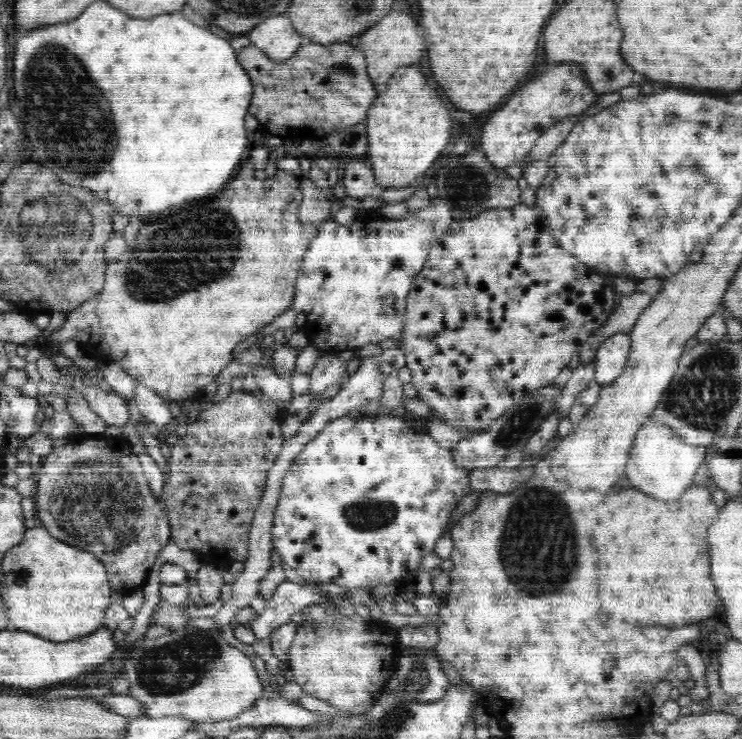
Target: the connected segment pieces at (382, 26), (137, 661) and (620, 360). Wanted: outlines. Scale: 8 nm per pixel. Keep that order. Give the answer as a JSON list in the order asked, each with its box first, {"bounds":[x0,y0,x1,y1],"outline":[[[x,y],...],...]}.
[{"bounds":[359,10,426,84],"outline":[[[393,10],[388,16],[384,16],[384,20],[380,20],[380,24],[376,23],[360,34],[359,48],[367,61],[368,76],[374,84],[387,84],[398,68],[416,64],[424,56],[426,46],[422,36],[418,34],[418,28],[418,22],[414,22],[408,12]]]},{"bounds":[123,626,265,723],"outline":[[[188,626],[153,640],[144,635],[130,657],[124,659],[123,676],[130,682],[128,694],[143,703],[143,716],[148,718],[181,716],[198,723],[226,720],[250,708],[265,692],[256,670],[250,664],[250,658],[232,648],[217,628],[202,630]]]},{"bounds":[594,332,631,384],"outline":[[[618,332],[608,336],[596,350],[594,381],[598,384],[612,384],[626,366],[631,351],[631,337],[628,332]]]}]

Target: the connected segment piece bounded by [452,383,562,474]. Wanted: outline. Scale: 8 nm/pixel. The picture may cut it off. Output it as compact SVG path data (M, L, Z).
M552 385L537 388L526 395L518 404L514 404L500 418L496 418L491 426L484 432L470 434L456 443L452 449L455 464L460 468L466 468L470 474L471 471L478 468L490 468L490 466L500 466L502 461L510 459L510 454L521 452L529 438L540 428L540 424L554 412L557 412L558 398L560 398L562 387Z

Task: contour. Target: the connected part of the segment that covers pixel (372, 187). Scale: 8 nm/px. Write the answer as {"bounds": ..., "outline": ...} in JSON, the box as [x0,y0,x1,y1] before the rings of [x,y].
{"bounds":[343,158,379,199],"outline":[[[366,158],[348,162],[343,178],[345,194],[354,199],[368,198],[379,193],[378,183]]]}

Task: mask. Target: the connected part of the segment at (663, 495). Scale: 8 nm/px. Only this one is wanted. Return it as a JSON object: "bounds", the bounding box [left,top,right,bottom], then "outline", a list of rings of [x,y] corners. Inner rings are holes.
{"bounds":[625,417,709,502],"outline":[[[649,417],[635,434],[627,460],[628,466],[625,468],[626,476],[630,484],[640,492],[658,500],[672,502],[678,500],[692,486],[694,474],[703,463],[709,449],[705,446],[686,444],[668,425]]]}

